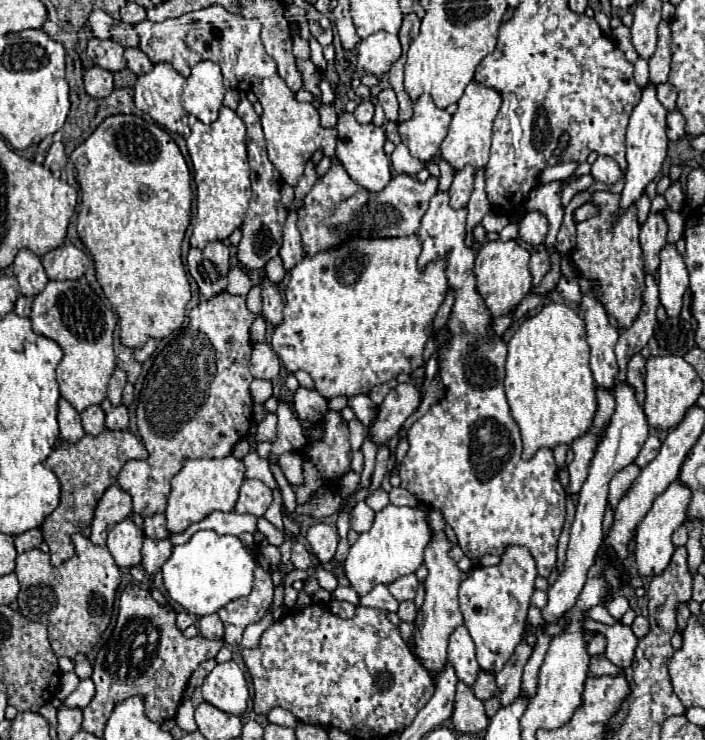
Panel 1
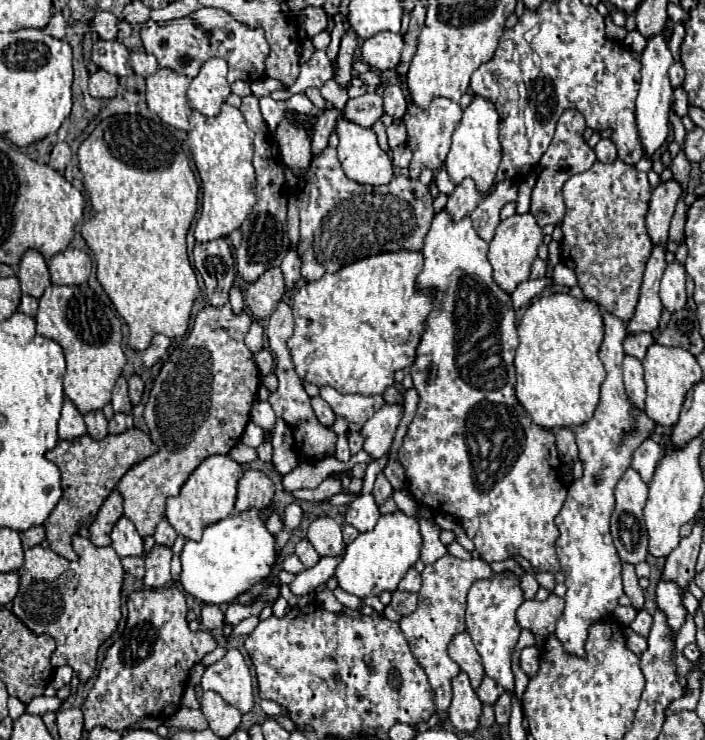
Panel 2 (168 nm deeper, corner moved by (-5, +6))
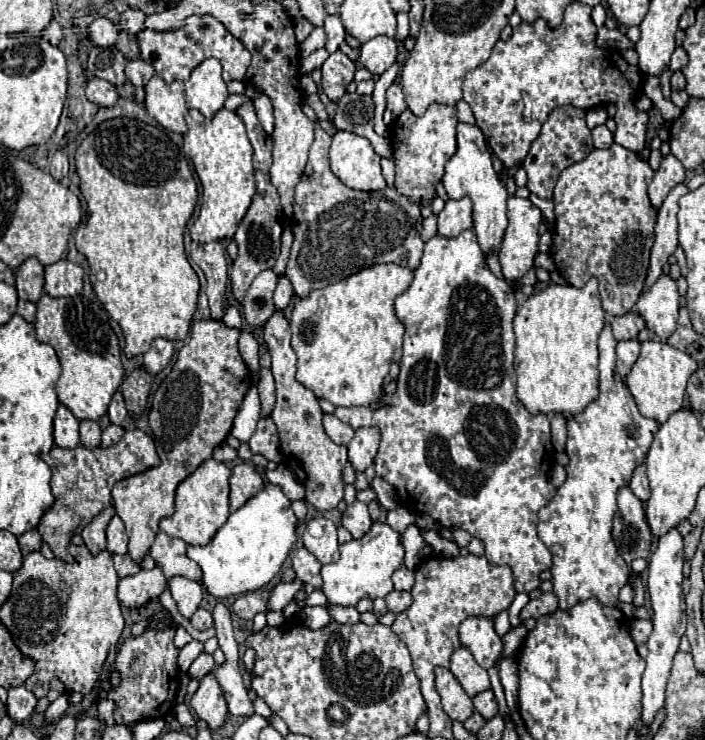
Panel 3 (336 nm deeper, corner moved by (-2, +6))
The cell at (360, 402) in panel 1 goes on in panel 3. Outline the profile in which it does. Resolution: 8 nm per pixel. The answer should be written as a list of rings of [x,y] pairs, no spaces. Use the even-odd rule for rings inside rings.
[[[463,230],[455,238],[445,238],[445,236],[435,234],[433,238],[429,238],[425,242],[425,252],[421,256],[419,268],[415,270],[415,278],[413,278],[411,286],[395,300],[395,312],[405,324],[403,356],[399,362],[400,373],[396,380],[397,392],[387,396],[387,406],[383,406],[381,410],[373,412],[373,410],[363,408],[363,406],[359,406],[359,408],[355,408],[355,406],[351,406],[351,408],[337,406],[335,416],[341,422],[349,424],[353,430],[363,428],[363,426],[377,426],[381,430],[381,446],[379,446],[379,454],[375,458],[375,470],[381,478],[385,478],[389,484],[393,484],[393,488],[397,492],[397,502],[403,508],[407,508],[415,514],[429,514],[435,522],[439,522],[439,526],[467,530],[473,538],[479,538],[485,544],[485,558],[487,558],[489,564],[493,564],[493,566],[497,566],[497,564],[511,566],[511,570],[515,574],[515,590],[517,592],[531,592],[531,590],[539,588],[539,584],[541,584],[539,574],[545,572],[545,570],[551,570],[551,566],[553,566],[553,558],[551,558],[549,548],[537,536],[537,522],[539,522],[537,512],[551,502],[557,488],[549,480],[549,472],[551,472],[551,466],[553,466],[553,445],[551,430],[549,430],[549,418],[545,414],[537,414],[537,416],[529,414],[527,408],[515,396],[515,370],[513,370],[513,350],[515,350],[513,316],[515,316],[515,310],[517,310],[517,306],[515,306],[513,288],[489,270],[473,230]]]

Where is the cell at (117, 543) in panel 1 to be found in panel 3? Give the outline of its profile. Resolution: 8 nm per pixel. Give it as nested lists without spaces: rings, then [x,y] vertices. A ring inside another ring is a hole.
[[[113,516],[113,520],[107,526],[107,550],[111,554],[127,554],[127,534],[123,528],[123,522],[119,516]]]

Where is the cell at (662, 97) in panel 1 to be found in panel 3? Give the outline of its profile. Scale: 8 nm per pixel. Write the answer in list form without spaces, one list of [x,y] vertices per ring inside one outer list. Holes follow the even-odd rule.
[[[677,48],[677,50],[673,52],[673,56],[671,56],[669,70],[671,70],[671,72],[677,72],[677,70],[681,70],[685,64],[687,64],[687,54],[685,54],[683,48]]]

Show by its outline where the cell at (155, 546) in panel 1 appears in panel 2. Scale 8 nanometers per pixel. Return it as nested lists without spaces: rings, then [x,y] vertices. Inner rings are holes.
[[[158,544],[152,548],[152,552],[146,556],[146,576],[142,580],[146,588],[162,588],[172,580],[170,560],[172,560],[170,548]]]

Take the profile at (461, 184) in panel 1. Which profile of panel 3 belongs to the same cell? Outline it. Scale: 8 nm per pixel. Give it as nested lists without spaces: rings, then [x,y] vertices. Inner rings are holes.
[[[469,196],[459,200],[447,200],[445,208],[439,212],[439,234],[457,236],[461,230],[473,228],[473,202]]]

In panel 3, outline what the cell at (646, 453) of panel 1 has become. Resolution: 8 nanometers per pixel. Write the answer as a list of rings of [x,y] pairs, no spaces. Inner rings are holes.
[[[639,464],[633,470],[633,478],[631,478],[629,486],[631,486],[631,490],[635,492],[637,498],[647,502],[647,498],[649,498],[649,480],[647,480],[647,472],[645,472],[645,464]]]

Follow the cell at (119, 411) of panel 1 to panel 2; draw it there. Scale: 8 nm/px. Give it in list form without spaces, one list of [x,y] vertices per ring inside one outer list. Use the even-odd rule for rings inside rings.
[[[116,414],[110,422],[108,422],[108,432],[110,434],[122,434],[124,430],[132,428],[132,416],[130,414]]]

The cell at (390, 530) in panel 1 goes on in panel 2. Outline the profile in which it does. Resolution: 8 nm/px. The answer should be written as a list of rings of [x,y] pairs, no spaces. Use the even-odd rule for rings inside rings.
[[[400,510],[396,514],[382,514],[374,530],[358,534],[358,538],[346,546],[334,576],[344,592],[354,594],[358,598],[394,592],[408,568],[412,568],[414,562],[420,558],[420,548],[422,536],[416,518],[408,518]]]

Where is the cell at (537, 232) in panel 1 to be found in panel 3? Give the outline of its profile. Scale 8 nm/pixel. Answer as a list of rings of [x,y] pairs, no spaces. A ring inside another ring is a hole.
[[[559,106],[549,114],[549,120],[541,128],[541,136],[533,142],[523,168],[527,170],[527,188],[531,194],[553,200],[553,188],[563,168],[573,166],[587,158],[587,154],[593,150],[591,142],[591,130],[585,126],[585,112],[575,106]]]

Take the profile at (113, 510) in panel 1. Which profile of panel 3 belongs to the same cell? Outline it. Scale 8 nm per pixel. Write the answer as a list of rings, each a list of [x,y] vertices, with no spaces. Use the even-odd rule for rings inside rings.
[[[109,506],[105,508],[101,514],[97,514],[81,532],[83,540],[85,540],[85,546],[89,548],[91,554],[97,554],[101,550],[105,550],[107,546],[107,540],[105,540],[105,528],[109,524],[109,520],[115,516],[115,508]]]

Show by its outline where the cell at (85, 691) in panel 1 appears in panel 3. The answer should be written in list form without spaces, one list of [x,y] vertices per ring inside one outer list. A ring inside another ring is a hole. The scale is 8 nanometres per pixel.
[[[25,686],[13,688],[9,690],[9,698],[7,698],[7,714],[15,720],[15,722],[23,722],[29,720],[35,712],[37,706],[37,698],[31,690],[27,690]]]

